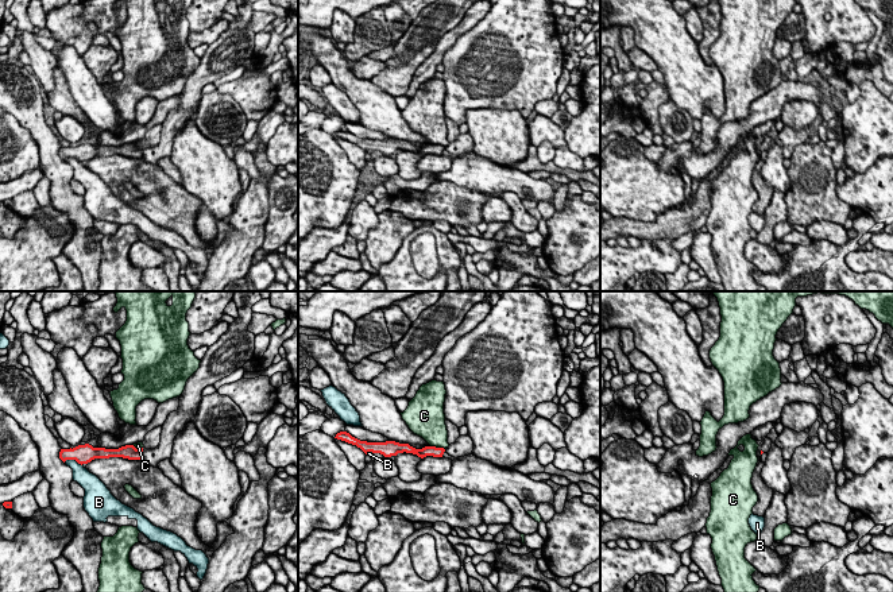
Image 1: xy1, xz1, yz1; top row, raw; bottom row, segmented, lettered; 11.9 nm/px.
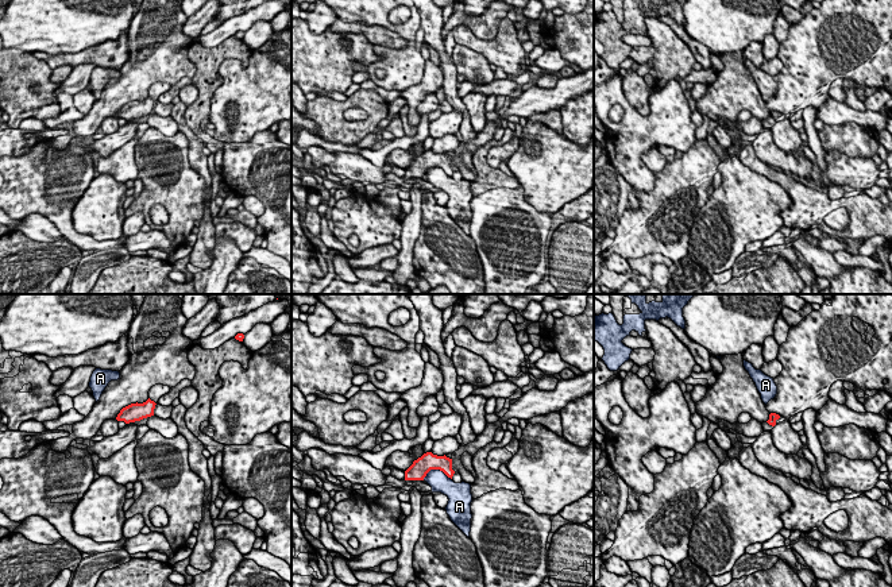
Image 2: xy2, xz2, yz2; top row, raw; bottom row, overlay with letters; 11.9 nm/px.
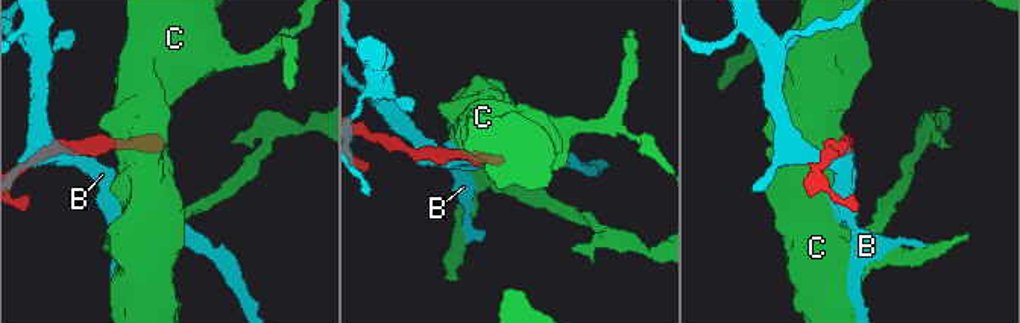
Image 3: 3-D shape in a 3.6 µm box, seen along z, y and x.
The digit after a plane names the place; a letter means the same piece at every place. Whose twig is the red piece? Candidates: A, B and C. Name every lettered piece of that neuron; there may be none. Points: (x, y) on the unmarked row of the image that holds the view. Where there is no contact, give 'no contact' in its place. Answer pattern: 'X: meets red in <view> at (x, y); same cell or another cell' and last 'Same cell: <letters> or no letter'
A: meets red in xz2 at (437, 166); another cell
B: meets red in xy1 at (73, 157); another cell
C: meets red in xz1 at (437, 146); another cell
Same cell: no letter

